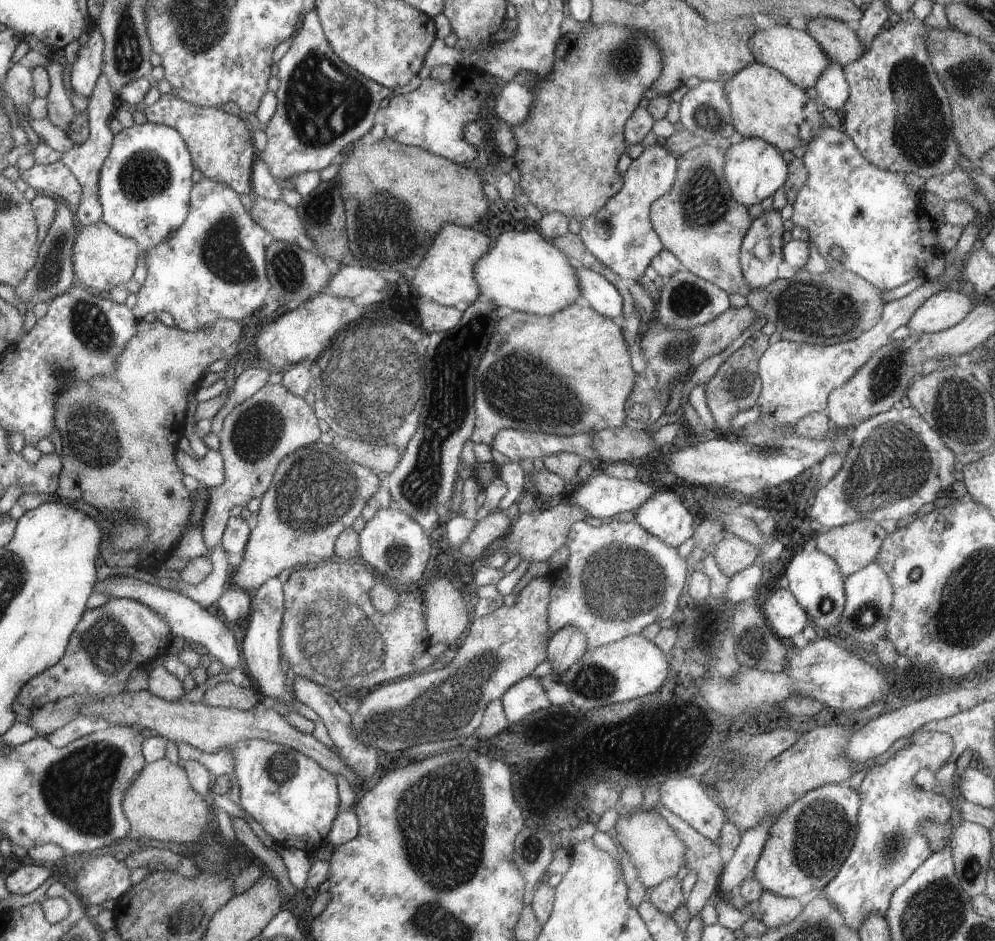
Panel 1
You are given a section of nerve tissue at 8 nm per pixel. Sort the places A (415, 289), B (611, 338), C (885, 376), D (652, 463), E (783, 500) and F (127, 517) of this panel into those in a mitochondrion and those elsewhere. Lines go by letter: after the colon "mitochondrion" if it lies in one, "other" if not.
A: other
B: other
C: mitochondrion
D: other
E: other
F: other

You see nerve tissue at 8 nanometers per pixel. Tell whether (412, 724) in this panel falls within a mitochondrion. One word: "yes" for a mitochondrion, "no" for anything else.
yes

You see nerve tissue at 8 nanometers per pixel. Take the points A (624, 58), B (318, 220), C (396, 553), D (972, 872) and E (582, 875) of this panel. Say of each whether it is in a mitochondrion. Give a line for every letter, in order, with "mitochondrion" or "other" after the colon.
A: mitochondrion
B: mitochondrion
C: mitochondrion
D: mitochondrion
E: mitochondrion

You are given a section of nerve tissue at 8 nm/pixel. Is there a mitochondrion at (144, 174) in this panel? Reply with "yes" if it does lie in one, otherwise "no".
yes

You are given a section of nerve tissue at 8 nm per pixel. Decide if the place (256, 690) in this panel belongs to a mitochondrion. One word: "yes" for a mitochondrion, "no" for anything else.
no

